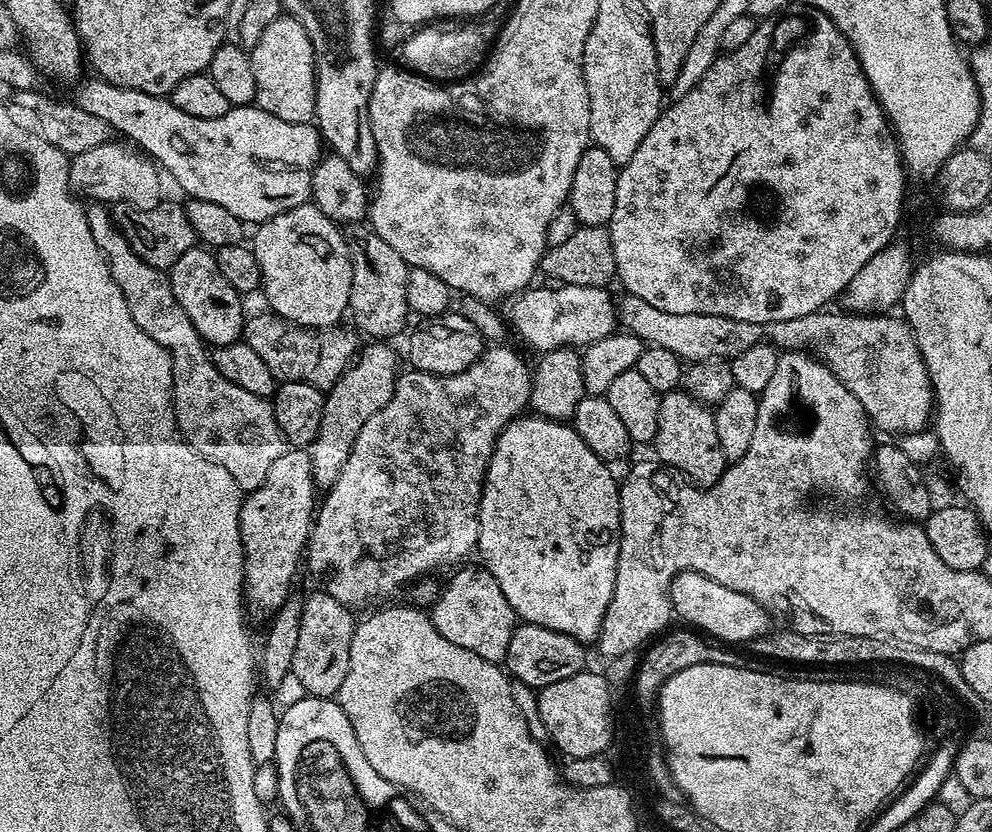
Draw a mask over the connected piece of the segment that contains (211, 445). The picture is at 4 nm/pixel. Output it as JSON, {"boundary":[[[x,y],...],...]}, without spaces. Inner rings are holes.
{"boundary":[[[92,202],[84,213],[90,234],[94,234],[94,242],[104,255],[118,290],[122,290],[134,322],[170,354],[172,409],[181,436],[199,456],[229,472],[241,493],[253,492],[262,486],[270,466],[286,451],[286,441],[271,403],[265,397],[250,394],[250,390],[242,390],[242,386],[234,386],[230,378],[222,378],[204,340],[194,330],[194,322],[190,322],[186,310],[174,298],[169,273],[150,266],[134,251],[112,221],[111,211],[99,202]]]}

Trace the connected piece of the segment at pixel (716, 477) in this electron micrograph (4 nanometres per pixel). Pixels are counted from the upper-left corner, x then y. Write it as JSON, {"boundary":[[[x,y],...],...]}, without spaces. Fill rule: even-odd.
{"boundary":[[[683,390],[665,392],[660,397],[658,430],[654,441],[655,455],[661,465],[675,470],[697,486],[717,484],[722,478],[726,461],[722,445],[718,443],[718,429],[714,427],[713,409],[699,404]]]}

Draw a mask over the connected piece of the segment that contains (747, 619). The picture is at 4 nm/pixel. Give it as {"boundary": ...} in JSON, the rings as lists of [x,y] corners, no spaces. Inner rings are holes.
{"boundary":[[[679,572],[668,588],[668,597],[672,599],[672,610],[680,616],[689,629],[699,630],[705,637],[728,646],[747,645],[759,636],[767,636],[773,627],[772,620],[763,603],[748,596],[745,592],[730,590],[714,578],[704,576],[700,572]],[[772,624],[772,625],[771,625]]]}

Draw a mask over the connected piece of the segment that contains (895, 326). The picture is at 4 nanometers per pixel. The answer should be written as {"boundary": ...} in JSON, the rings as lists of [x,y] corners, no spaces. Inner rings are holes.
{"boundary":[[[627,294],[621,297],[621,300],[620,297],[618,300],[618,322],[623,331],[632,333],[643,340],[645,345],[670,350],[680,357],[681,361],[722,360],[731,362],[735,356],[742,354],[742,350],[750,350],[750,346],[765,340],[777,349],[789,352],[809,351],[823,360],[829,370],[846,386],[846,390],[850,390],[850,394],[854,394],[854,398],[862,402],[864,413],[879,431],[881,428],[884,432],[896,432],[895,434],[900,436],[915,436],[923,433],[927,429],[924,427],[927,424],[929,427],[933,419],[932,380],[928,377],[928,371],[916,345],[912,327],[899,315],[896,317],[888,316],[892,314],[845,314],[843,311],[840,313],[821,310],[806,314],[802,318],[790,318],[786,322],[755,324],[714,314],[666,314],[666,310],[658,310],[658,306],[650,306],[650,302],[644,301],[643,298]]]}

